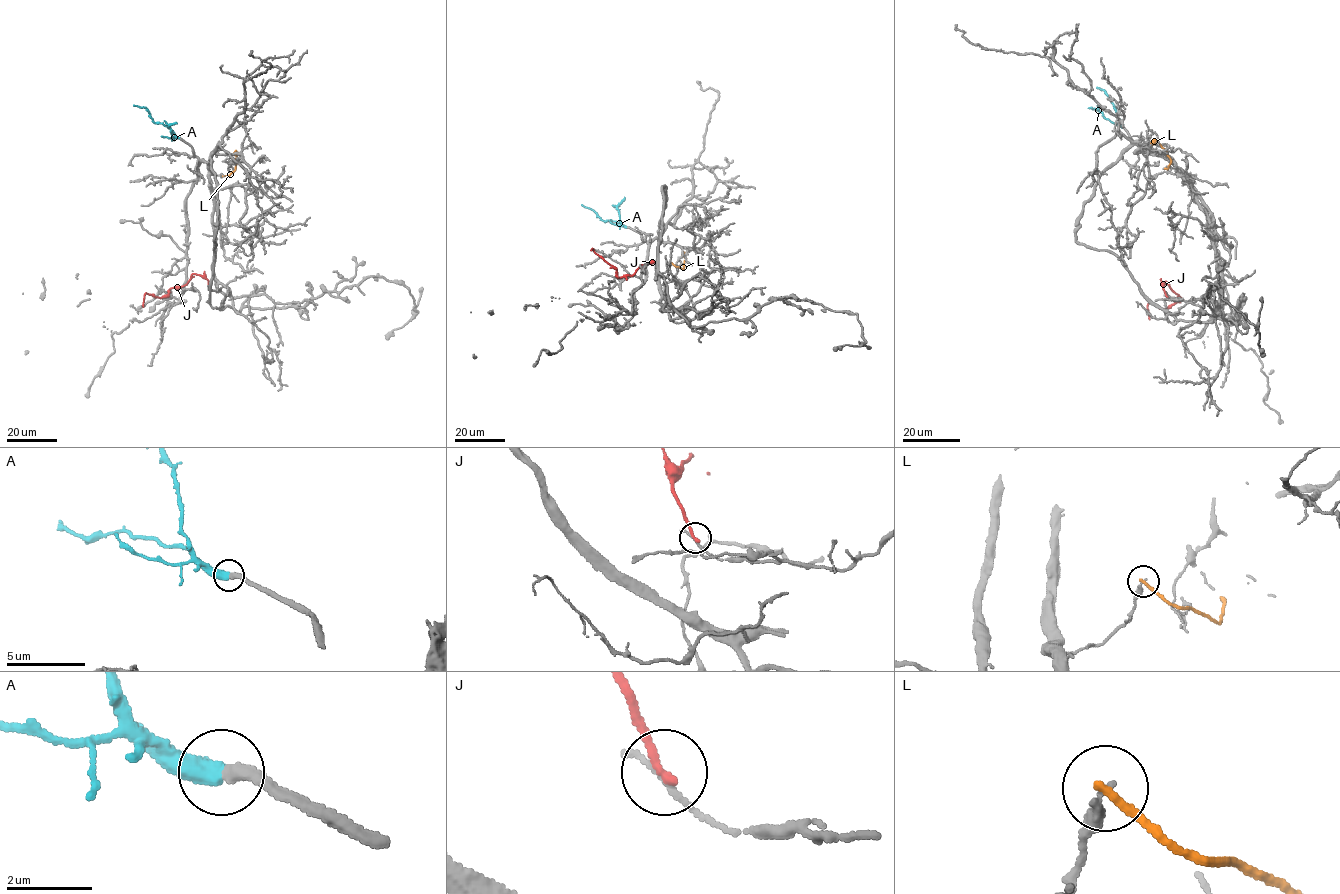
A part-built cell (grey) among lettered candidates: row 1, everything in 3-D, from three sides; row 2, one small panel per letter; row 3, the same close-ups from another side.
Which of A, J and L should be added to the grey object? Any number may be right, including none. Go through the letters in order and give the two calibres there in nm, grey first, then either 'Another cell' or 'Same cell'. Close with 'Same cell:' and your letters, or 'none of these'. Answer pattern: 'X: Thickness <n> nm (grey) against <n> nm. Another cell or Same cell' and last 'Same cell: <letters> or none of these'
A: Thickness 400 nm (grey) against 500 nm. Same cell
J: Thickness 130 nm (grey) against 240 nm. Another cell
L: Thickness 260 nm (grey) against 200 nm. Another cell
Same cell: A

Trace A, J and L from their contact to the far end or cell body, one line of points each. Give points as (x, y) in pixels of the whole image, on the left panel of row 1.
A: (179, 138), (166, 126), (155, 123), (145, 107), (133, 105)
J: (208, 287), (206, 279), (193, 274), (184, 286), (170, 288), (162, 297), (145, 293), (143, 307)
L: (223, 176), (235, 170), (235, 155)

